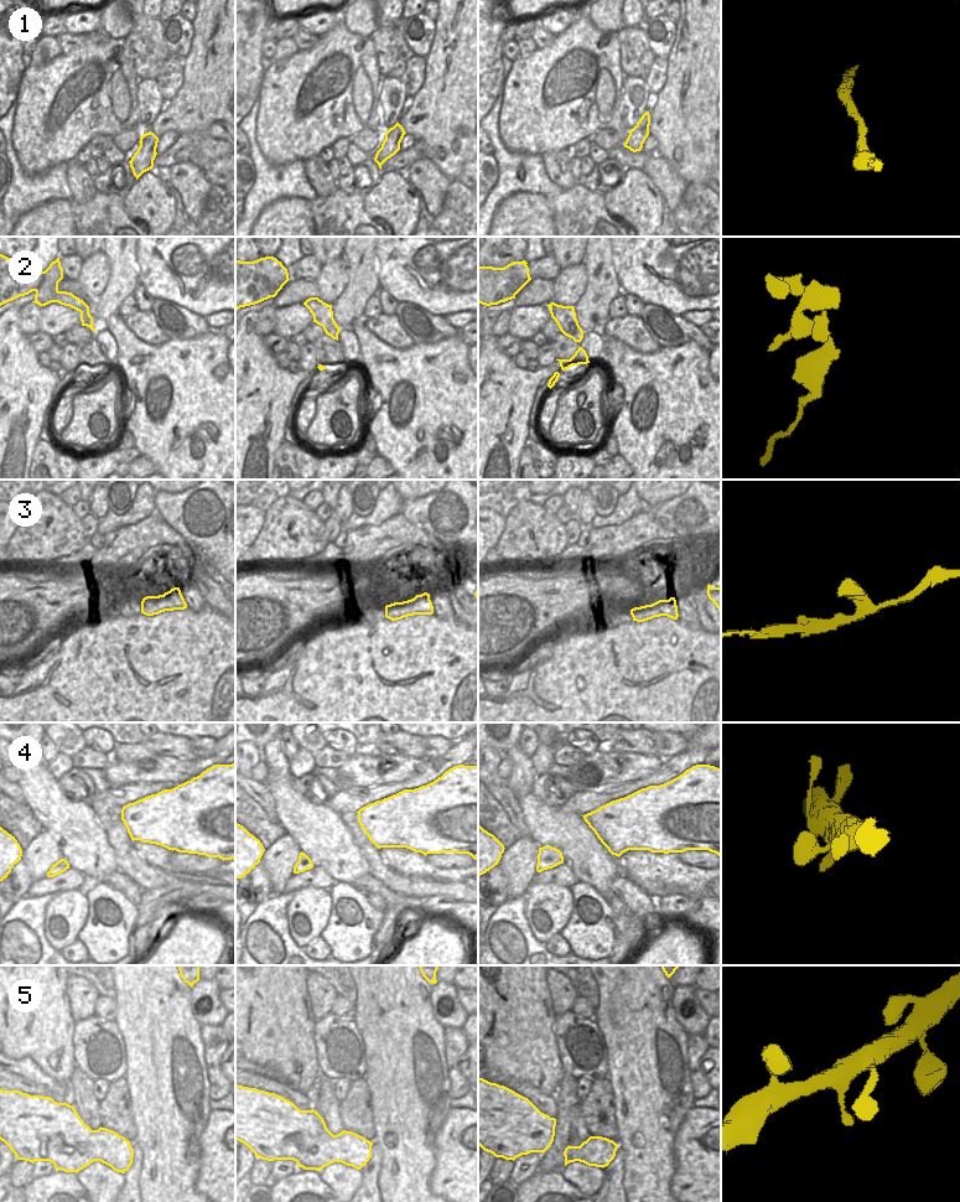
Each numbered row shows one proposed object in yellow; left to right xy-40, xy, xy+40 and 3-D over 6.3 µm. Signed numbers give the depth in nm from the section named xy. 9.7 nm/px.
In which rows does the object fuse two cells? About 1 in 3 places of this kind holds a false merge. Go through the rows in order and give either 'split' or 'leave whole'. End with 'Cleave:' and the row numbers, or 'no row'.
1: leave whole
2: leave whole
3: leave whole
4: leave whole
5: leave whole
Cleave: no row

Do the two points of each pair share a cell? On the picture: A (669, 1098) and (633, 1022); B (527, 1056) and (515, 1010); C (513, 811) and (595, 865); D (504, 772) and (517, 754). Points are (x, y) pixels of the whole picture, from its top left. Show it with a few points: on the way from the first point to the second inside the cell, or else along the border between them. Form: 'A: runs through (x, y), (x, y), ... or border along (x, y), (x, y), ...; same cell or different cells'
A: runs through (650, 1079), (644, 1041); same cell
B: runs through (520, 1045), (515, 1021); same cell
C: border along (517, 801), (530, 835); different cells
D: border along (506, 755), (512, 762), (512, 772), (506, 781); different cells

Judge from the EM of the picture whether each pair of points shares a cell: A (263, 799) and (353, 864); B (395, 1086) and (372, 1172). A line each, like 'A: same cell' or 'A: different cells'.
A: different cells
B: different cells

